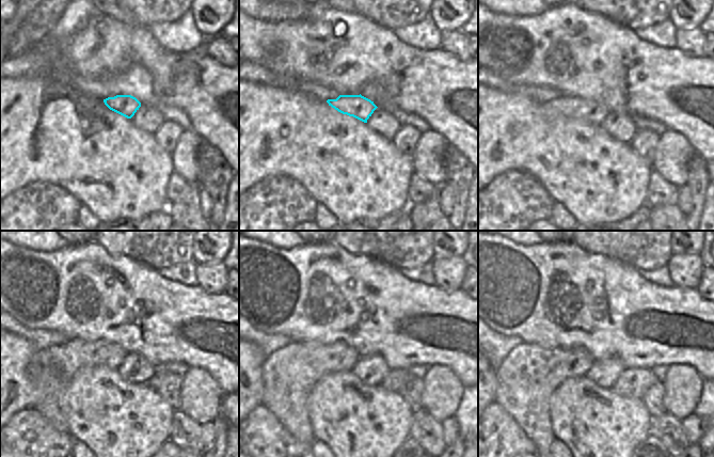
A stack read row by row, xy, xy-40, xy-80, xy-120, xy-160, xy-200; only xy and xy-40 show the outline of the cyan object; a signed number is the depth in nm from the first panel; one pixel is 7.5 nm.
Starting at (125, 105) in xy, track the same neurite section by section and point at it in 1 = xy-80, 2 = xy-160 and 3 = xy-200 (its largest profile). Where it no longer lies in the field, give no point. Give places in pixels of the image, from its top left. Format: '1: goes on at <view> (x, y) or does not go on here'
1: goes on at xy-80 (591, 112)
2: goes on at xy-160 (289, 375)
3: goes on at xy-200 (527, 377)

